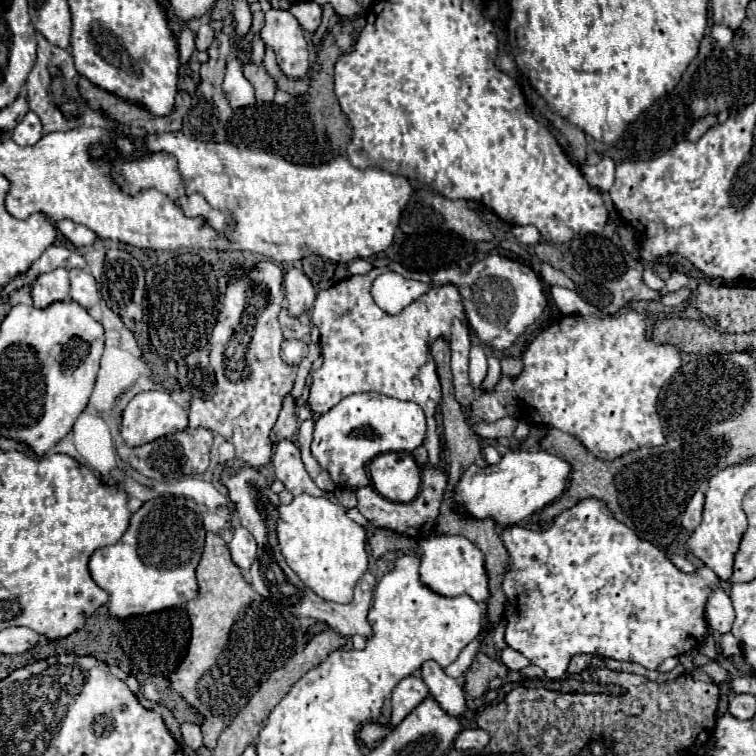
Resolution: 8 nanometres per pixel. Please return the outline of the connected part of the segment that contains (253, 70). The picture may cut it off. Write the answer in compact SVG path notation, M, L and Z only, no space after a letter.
M254 62L244 66L244 76L252 82L256 90L256 98L262 102L270 102L276 92L276 80L266 72L264 66L258 66Z

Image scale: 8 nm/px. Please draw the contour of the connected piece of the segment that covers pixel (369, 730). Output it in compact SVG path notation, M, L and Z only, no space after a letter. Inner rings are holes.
M366 724L362 730L360 730L360 738L366 746L374 748L380 744L380 740L388 734L388 730L392 728L380 728L380 724Z

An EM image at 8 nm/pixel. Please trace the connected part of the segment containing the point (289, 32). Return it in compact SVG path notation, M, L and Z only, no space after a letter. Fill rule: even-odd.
M280 8L266 10L266 24L260 32L266 46L272 46L280 70L290 78L304 78L308 72L308 44L298 20Z

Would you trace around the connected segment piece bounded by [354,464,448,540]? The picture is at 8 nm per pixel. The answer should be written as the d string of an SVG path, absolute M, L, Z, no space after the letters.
M424 466L422 468L422 486L420 486L420 492L418 496L408 502L408 504L400 504L400 502L392 502L388 498L382 498L378 492L374 492L374 488L370 486L364 486L364 488L356 488L356 496L358 496L358 510L368 518L370 524L374 524L376 528L386 528L386 530L394 530L398 534L404 534L404 536L410 536L410 538L416 538L416 540L422 540L428 536L428 532L434 528L434 522L440 514L441 504L444 498L444 492L446 488L446 474L438 470L438 468L432 468L432 466Z

